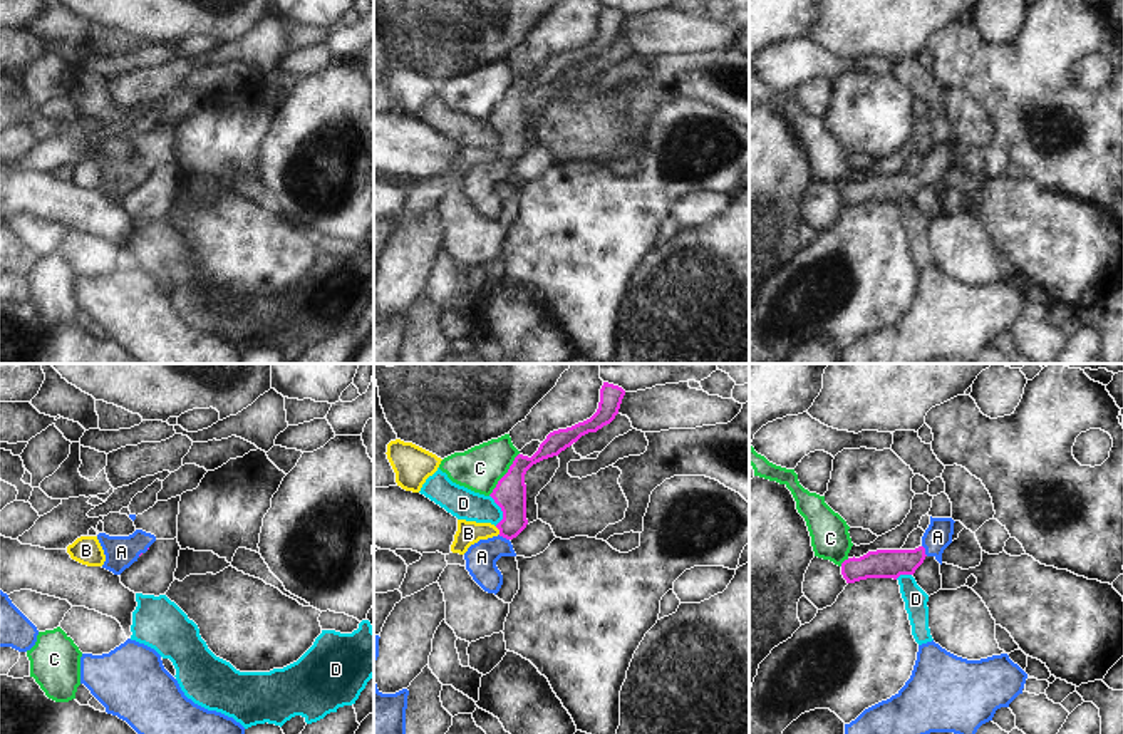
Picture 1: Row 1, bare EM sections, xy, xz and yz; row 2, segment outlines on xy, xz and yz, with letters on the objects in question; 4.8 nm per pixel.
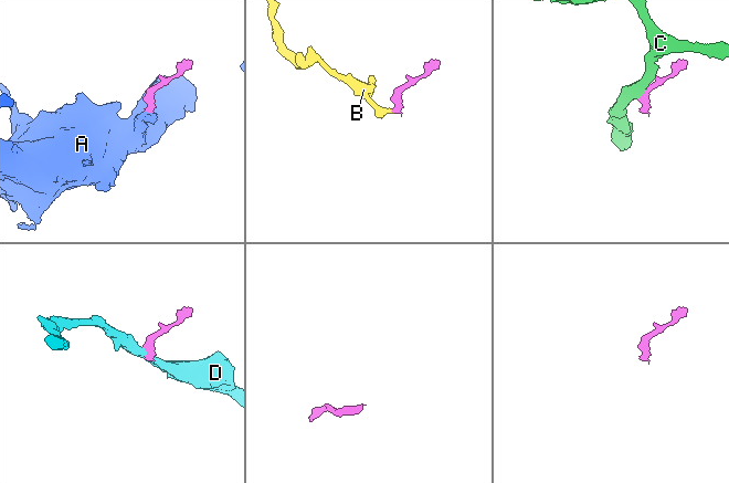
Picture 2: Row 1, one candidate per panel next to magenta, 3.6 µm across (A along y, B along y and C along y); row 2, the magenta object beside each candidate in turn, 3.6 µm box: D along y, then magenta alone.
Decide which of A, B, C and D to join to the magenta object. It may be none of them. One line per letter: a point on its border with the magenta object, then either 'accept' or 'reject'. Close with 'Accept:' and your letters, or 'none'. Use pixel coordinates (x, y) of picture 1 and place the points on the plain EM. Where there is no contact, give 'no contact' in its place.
A: xz (503, 161) | accept
B: xz (498, 153) | reject
C: xz (505, 99) | reject
D: xz (501, 134) | reject
Accept: A

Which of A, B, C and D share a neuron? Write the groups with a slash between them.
A / B / C / D

